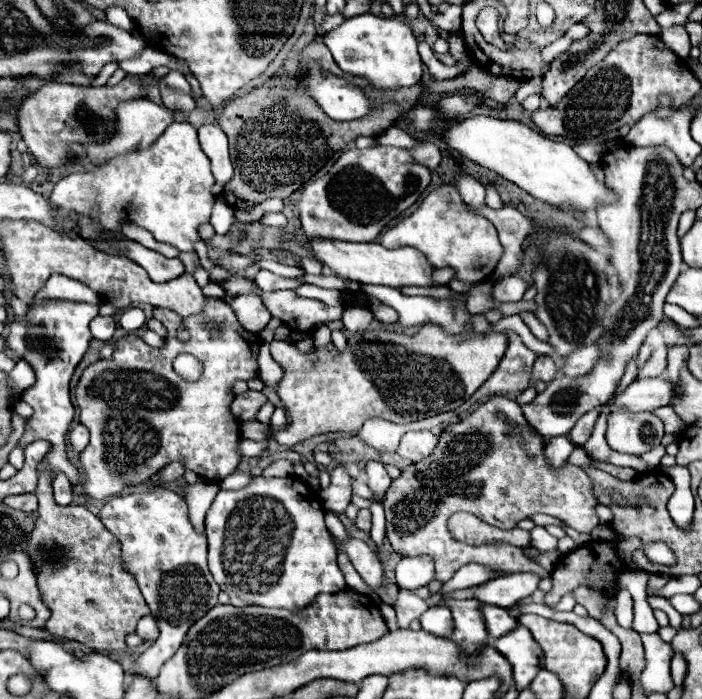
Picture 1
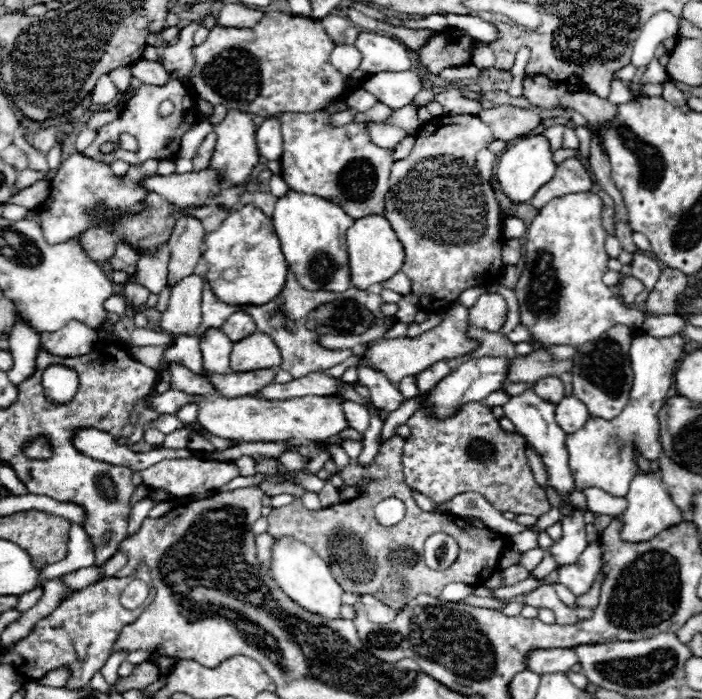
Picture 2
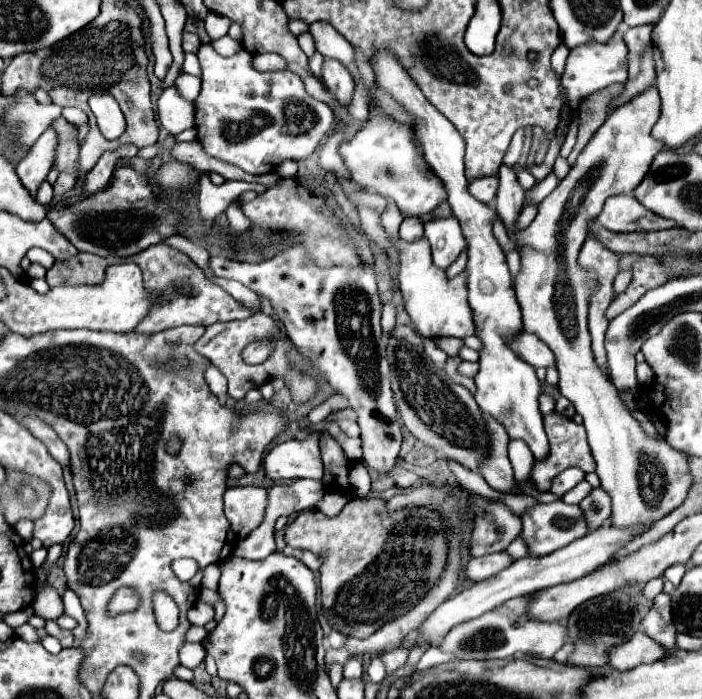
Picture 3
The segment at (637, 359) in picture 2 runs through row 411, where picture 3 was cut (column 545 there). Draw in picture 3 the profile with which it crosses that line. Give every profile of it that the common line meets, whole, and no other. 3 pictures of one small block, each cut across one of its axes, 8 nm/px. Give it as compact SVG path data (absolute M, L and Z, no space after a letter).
M514 598L482 614L480 618L468 620L466 624L458 624L458 628L454 628L446 636L446 640L442 640L440 648L452 652L460 660L512 658L514 654L528 654L534 658L548 658L548 660L554 658L554 654L570 640L568 628L562 624L538 624L538 620L526 620L526 616L522 616L522 604L526 604L526 598Z

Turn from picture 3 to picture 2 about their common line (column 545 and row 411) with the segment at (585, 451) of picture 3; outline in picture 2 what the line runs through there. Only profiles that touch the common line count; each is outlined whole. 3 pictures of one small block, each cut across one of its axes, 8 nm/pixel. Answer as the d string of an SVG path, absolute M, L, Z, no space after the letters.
M482 402L464 404L448 420L434 420L420 408L408 420L408 426L412 434L406 438L402 454L404 480L432 502L446 502L460 492L472 490L482 494L500 512L530 514L536 518L550 512L550 502L526 462L526 438L518 432L502 430L490 408Z

